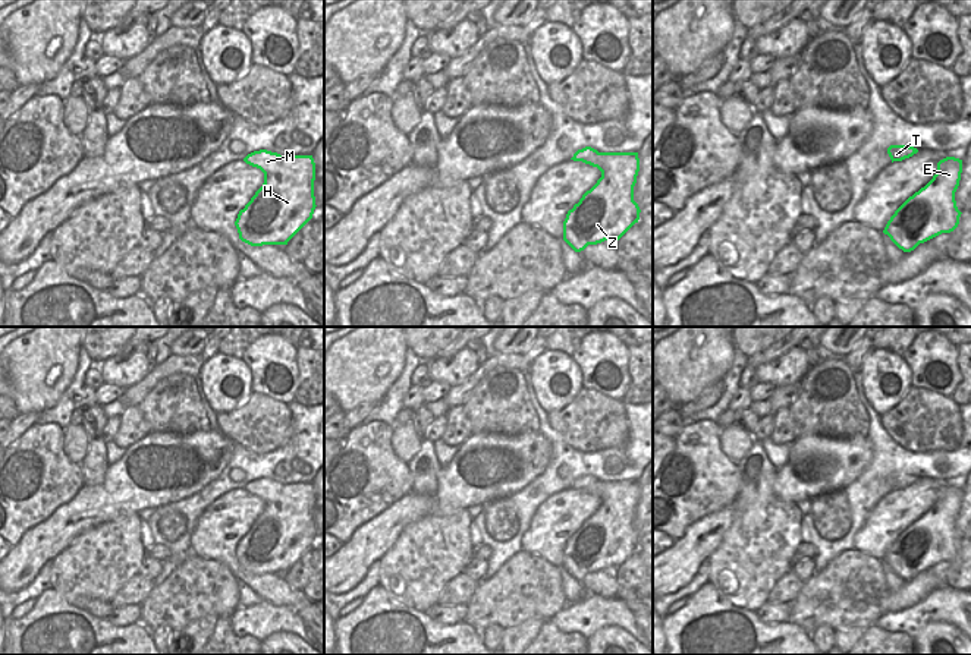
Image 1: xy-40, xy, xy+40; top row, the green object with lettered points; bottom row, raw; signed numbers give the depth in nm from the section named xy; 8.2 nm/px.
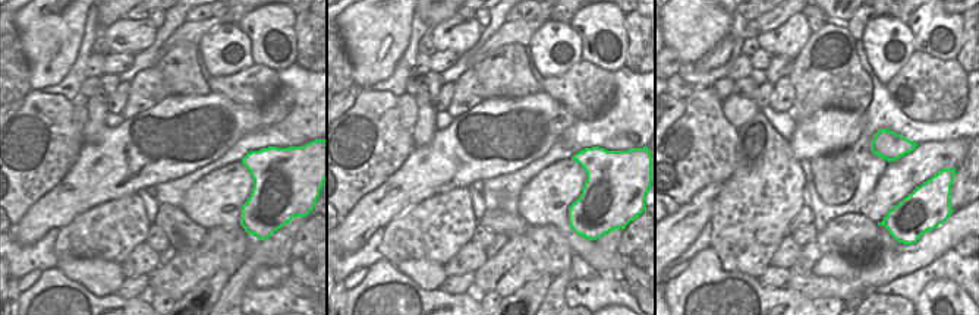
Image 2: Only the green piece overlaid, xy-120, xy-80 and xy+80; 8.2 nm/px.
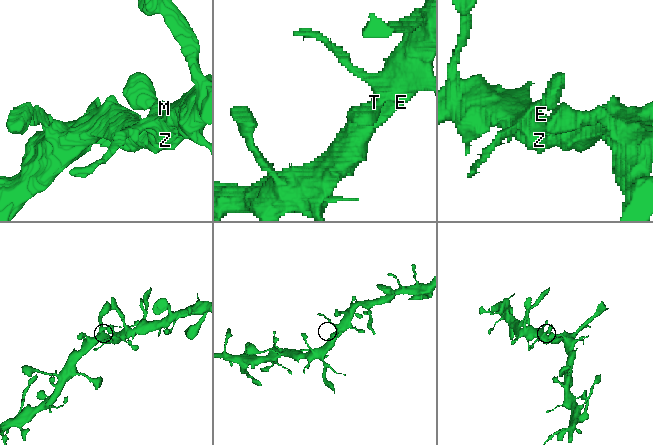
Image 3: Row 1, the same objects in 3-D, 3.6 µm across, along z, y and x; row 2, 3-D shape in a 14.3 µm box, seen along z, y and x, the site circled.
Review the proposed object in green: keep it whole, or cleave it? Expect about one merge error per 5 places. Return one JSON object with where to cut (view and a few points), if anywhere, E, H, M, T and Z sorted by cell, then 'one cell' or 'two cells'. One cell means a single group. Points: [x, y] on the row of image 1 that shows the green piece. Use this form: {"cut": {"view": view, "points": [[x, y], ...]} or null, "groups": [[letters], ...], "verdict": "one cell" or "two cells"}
{"cut": null, "groups": [["E", "H", "M", "T", "Z"]], "verdict": "one cell"}

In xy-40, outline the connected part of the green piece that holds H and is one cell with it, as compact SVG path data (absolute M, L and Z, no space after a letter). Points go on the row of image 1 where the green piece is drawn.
M267 149L243 161L264 173L264 183L239 211L239 239L251 246L287 245L315 210L312 155L280 155Z

